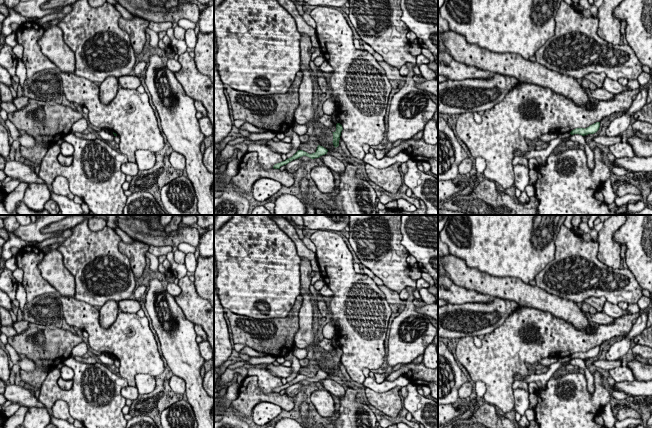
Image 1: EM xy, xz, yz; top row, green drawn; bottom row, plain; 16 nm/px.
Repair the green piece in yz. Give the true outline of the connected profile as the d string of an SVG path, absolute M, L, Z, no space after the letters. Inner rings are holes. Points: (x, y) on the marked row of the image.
M596 122L587 128L576 128L570 132L571 135L579 134L582 136L596 133L600 128L600 122Z

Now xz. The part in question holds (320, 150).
M320 145L317 146L316 152L312 153L312 154L309 154L303 150L298 150L292 157L286 159L285 161L282 161L280 163L275 164L273 166L273 168L274 169L280 169L281 166L286 165L289 162L291 162L295 159L298 159L302 156L307 156L311 159L319 158L320 156L327 154L327 152L328 152L328 150L326 148L324 148L323 146L320 146Z

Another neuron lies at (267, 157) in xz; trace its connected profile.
M254 142L247 147L247 152L258 154L258 162L265 170L273 169L275 164L282 162L281 154L271 149L265 142Z

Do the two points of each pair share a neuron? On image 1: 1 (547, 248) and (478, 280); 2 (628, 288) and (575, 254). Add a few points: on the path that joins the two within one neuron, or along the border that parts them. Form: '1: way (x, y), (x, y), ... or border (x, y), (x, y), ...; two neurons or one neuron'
1: border (468, 266), (494, 276), (513, 278); two neurons
2: way (614, 284), (604, 280), (597, 280), (585, 268); one neuron

